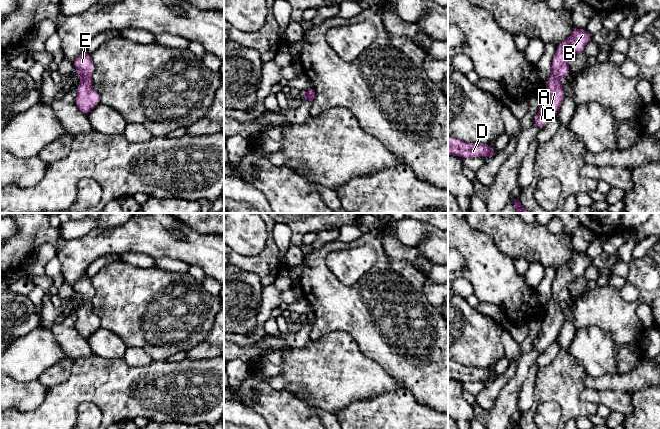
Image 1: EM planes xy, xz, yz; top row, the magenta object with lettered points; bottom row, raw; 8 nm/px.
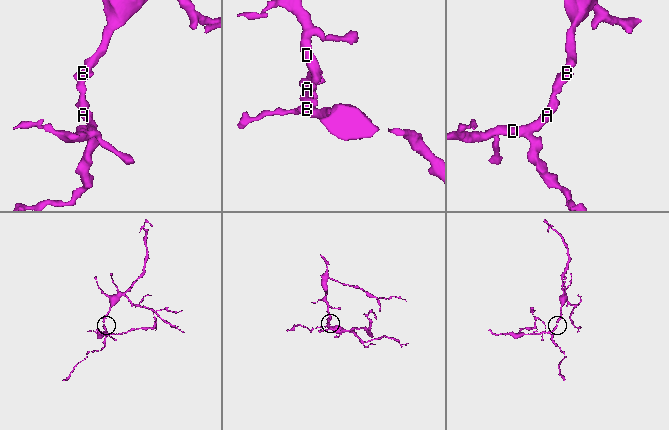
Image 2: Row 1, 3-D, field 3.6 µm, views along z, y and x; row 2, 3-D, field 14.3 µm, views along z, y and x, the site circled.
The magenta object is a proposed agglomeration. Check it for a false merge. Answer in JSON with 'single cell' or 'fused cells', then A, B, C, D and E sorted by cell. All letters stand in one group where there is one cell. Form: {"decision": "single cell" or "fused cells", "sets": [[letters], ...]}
{"decision": "single cell", "sets": [["A", "B", "C", "D", "E"]]}

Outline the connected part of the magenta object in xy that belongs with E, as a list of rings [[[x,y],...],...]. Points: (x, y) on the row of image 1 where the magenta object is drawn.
[[[82,51],[72,63],[75,70],[80,74],[81,80],[80,85],[77,87],[75,105],[87,116],[100,103],[100,96],[92,87],[91,77],[94,72],[94,64],[92,57],[86,51]]]

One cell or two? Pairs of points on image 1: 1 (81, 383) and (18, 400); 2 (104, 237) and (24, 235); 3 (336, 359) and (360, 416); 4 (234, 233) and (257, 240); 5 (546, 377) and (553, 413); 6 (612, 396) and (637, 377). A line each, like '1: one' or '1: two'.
1: two
2: one
3: two
4: one
5: two
6: two

